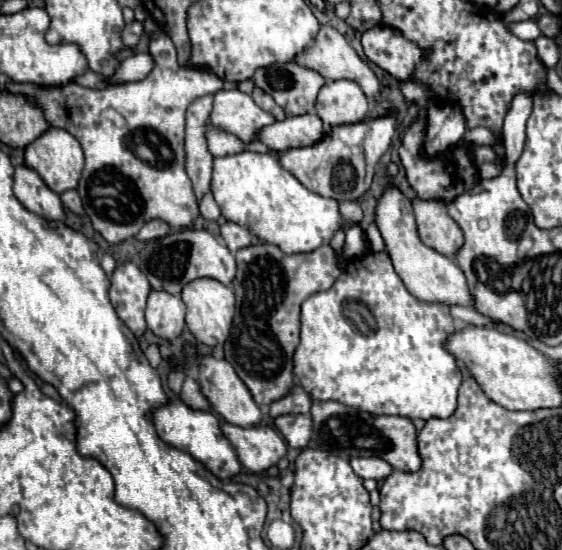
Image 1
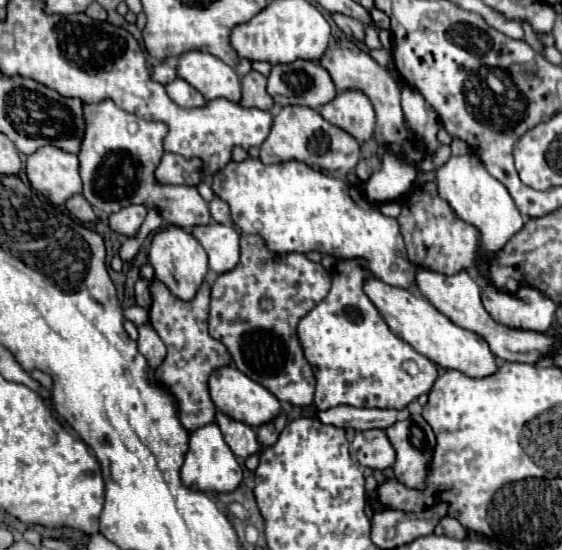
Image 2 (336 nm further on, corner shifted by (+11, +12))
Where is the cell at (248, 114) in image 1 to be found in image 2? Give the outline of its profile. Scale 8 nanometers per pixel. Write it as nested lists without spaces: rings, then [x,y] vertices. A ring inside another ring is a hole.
[[[185,52],[185,54],[181,54],[177,74],[185,82],[193,84],[193,88],[197,88],[205,96],[205,102],[211,102],[215,98],[227,98],[231,102],[241,100],[241,80],[239,80],[239,76],[235,74],[235,70],[231,66],[223,64],[221,60],[217,60],[211,54],[205,54],[205,52]]]

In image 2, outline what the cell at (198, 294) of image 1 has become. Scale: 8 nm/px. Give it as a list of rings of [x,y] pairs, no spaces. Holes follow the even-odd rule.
[[[171,226],[153,238],[149,250],[149,264],[155,270],[155,278],[161,280],[179,300],[193,300],[193,296],[197,294],[209,272],[209,260],[205,248],[189,232],[177,226]]]

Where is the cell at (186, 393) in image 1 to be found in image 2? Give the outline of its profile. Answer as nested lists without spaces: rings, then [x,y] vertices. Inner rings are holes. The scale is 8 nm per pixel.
[[[223,412],[215,414],[215,422],[217,422],[227,446],[231,448],[231,452],[237,458],[245,460],[251,454],[259,454],[263,450],[261,442],[257,440],[257,432],[251,426],[247,426],[245,422],[233,420],[233,418],[225,416]]]

